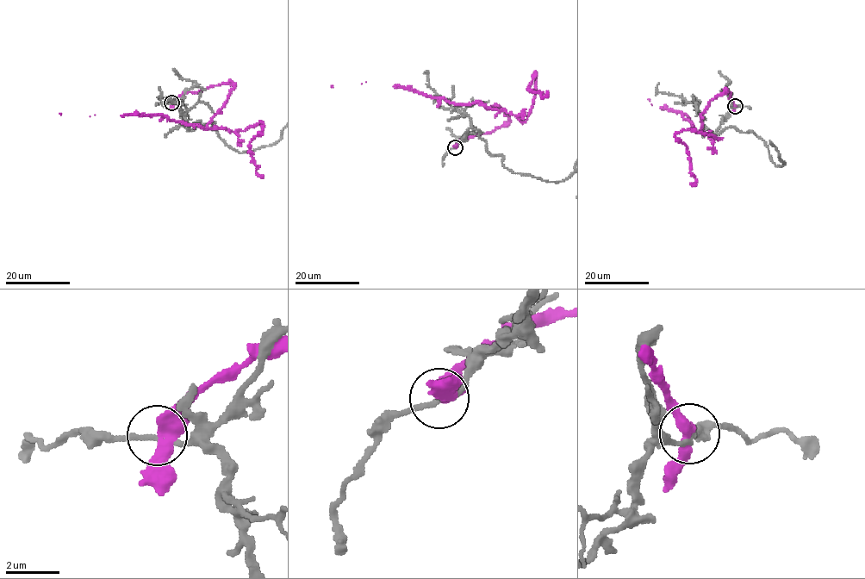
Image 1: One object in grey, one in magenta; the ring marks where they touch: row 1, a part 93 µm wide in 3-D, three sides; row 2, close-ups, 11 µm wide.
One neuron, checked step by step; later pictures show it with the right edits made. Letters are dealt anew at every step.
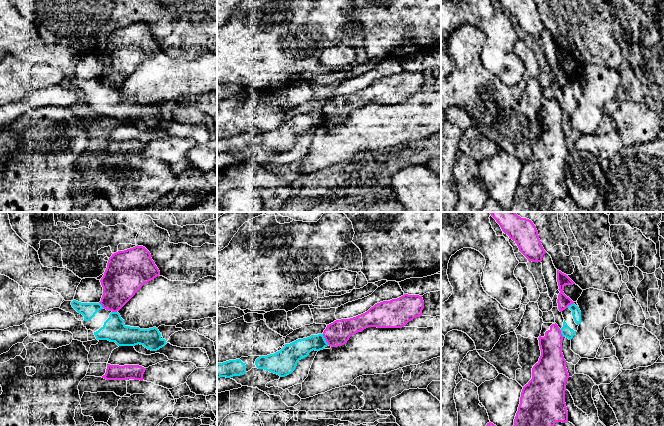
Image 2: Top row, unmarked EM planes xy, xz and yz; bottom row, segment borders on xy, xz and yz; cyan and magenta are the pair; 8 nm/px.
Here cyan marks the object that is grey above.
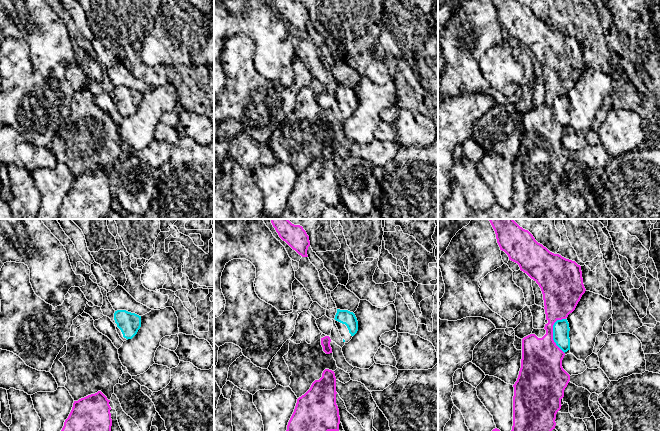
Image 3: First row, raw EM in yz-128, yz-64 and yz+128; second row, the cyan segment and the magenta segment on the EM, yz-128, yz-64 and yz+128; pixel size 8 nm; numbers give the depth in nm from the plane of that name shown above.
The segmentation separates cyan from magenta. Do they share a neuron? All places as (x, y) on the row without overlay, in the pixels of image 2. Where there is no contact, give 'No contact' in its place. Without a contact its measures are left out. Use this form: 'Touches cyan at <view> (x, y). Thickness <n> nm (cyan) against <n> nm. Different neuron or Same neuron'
Touches cyan at xz (324, 115). Thickness 160 nm (cyan) against 190 nm. Different neuron

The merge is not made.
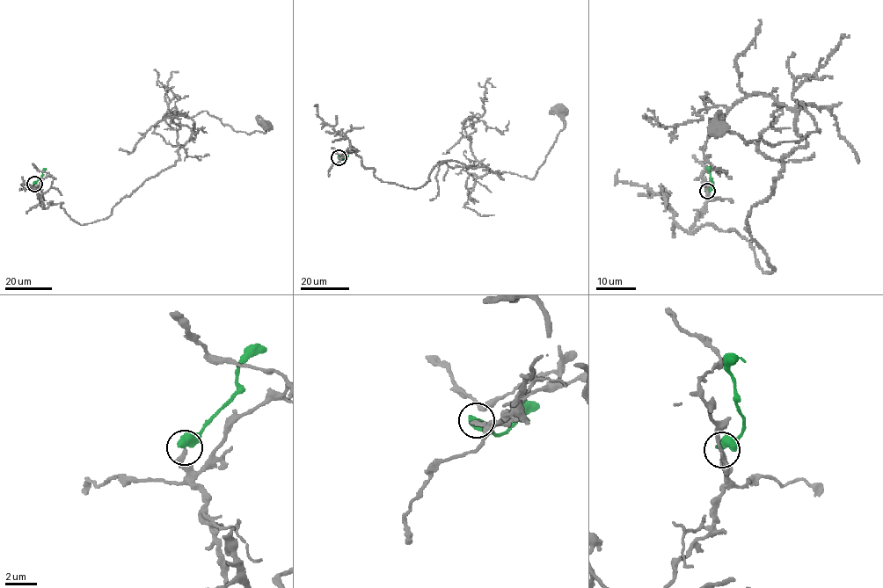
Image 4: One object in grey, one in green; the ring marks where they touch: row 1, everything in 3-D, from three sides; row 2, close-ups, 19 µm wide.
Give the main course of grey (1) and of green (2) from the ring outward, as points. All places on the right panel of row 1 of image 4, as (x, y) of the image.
1: (707, 192), (690, 232), (734, 230), (774, 271), (751, 208), (806, 146), (802, 103), (819, 129), (717, 129)
2: (707, 192), (712, 182), (709, 168)

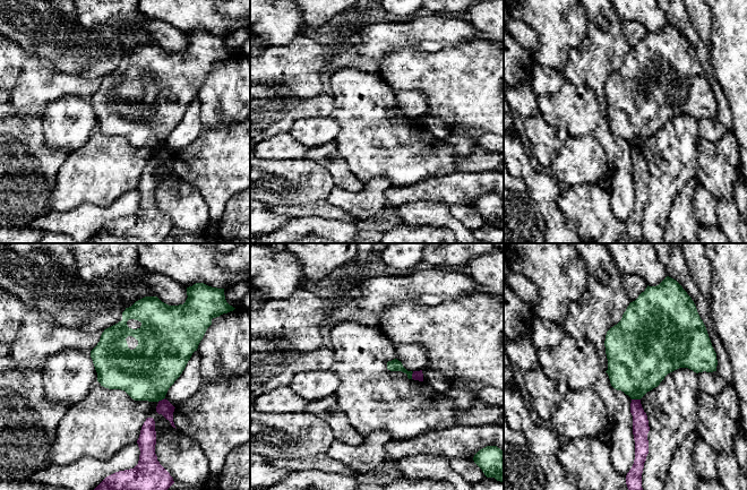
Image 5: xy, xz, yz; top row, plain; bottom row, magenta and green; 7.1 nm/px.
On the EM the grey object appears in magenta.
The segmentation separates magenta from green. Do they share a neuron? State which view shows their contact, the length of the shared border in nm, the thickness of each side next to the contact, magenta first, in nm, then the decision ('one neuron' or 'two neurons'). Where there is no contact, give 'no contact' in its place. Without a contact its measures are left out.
yz | 60 nm | 120/420 nm | two neurons

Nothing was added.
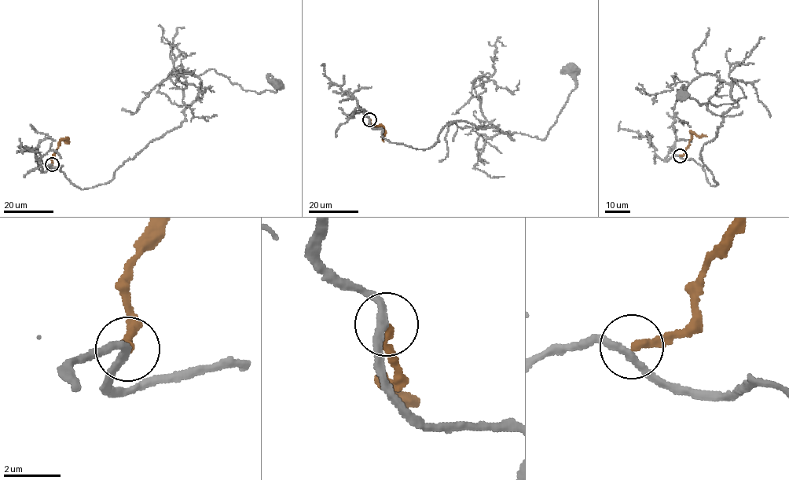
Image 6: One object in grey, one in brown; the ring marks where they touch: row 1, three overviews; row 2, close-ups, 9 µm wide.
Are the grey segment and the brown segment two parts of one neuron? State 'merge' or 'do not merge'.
do not merge

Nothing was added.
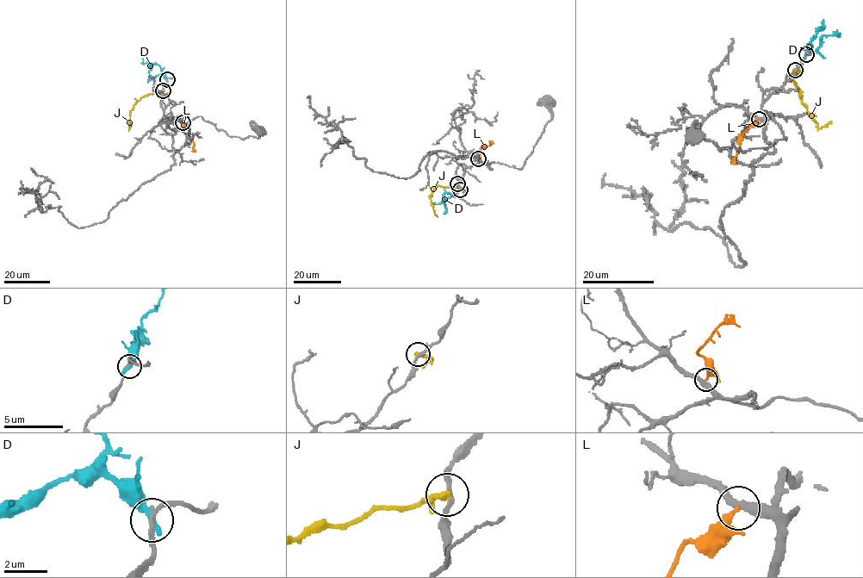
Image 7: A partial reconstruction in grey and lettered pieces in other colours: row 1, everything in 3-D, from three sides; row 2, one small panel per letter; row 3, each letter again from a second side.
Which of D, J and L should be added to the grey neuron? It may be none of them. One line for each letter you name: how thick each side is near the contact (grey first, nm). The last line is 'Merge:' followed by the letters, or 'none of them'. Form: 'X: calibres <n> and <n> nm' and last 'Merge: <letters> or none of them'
Merge: none of them

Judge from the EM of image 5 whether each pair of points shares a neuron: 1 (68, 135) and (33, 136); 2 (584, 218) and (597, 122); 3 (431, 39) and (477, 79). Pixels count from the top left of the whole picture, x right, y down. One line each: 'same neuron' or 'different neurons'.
1: different neurons
2: different neurons
3: different neurons

